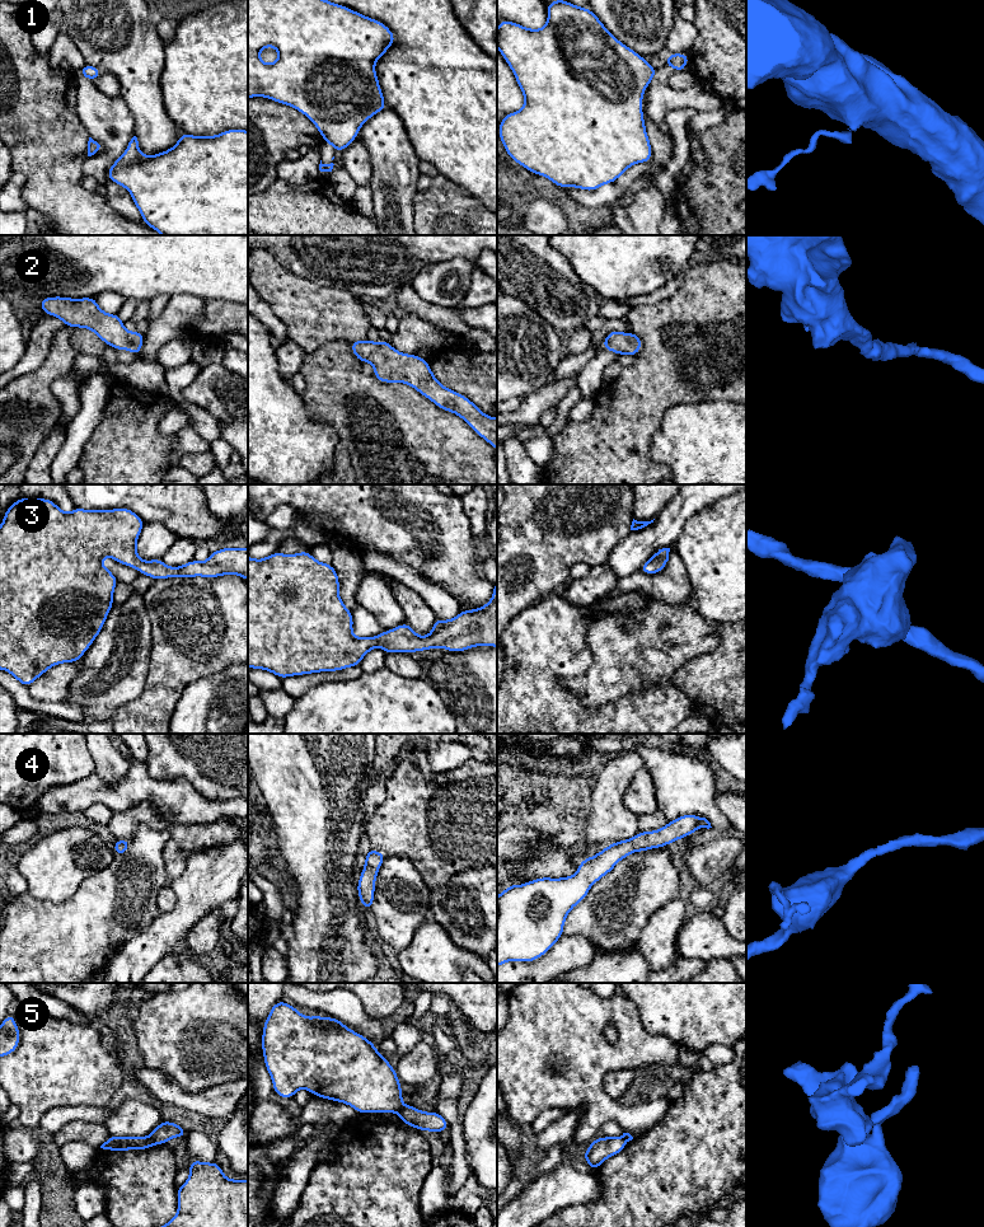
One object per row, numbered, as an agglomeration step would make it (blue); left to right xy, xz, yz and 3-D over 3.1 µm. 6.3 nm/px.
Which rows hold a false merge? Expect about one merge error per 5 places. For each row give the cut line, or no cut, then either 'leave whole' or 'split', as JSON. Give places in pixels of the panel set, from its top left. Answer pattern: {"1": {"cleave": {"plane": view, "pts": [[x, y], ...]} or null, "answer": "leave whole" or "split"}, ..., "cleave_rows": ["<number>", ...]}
{"1": {"cleave": {"plane": "yz", "pts": [[657, 69], [654, 74]]}, "answer": "split"}, "2": {"cleave": null, "answer": "leave whole"}, "3": {"cleave": null, "answer": "leave whole"}, "4": {"cleave": null, "answer": "leave whole"}, "5": {"cleave": {"plane": "xy", "pts": [[149, 1136], [157, 1143]]}, "answer": "split"}, "cleave_rows": ["1", "5"]}

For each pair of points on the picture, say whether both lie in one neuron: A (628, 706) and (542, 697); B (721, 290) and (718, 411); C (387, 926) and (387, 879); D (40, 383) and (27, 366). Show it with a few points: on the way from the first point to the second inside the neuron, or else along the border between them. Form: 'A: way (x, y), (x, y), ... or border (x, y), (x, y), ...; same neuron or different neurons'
A: way (607, 719), (563, 719); same neuron
B: border (732, 401), (699, 401), (689, 403); different neurons
C: way (387, 914), (387, 890); same neuron
D: border (50, 349), (46, 359), (36, 369), (14, 379); different neurons

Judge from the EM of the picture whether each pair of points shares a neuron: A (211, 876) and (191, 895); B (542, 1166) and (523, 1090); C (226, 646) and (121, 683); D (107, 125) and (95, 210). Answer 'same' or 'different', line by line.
A: same
B: different
C: different
D: different

